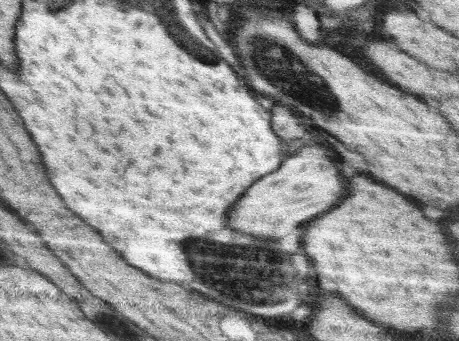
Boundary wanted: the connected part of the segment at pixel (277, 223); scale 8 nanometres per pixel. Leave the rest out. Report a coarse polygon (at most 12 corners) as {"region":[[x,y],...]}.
{"region":[[326,144],[298,150],[230,212],[282,238],[348,194]]}

